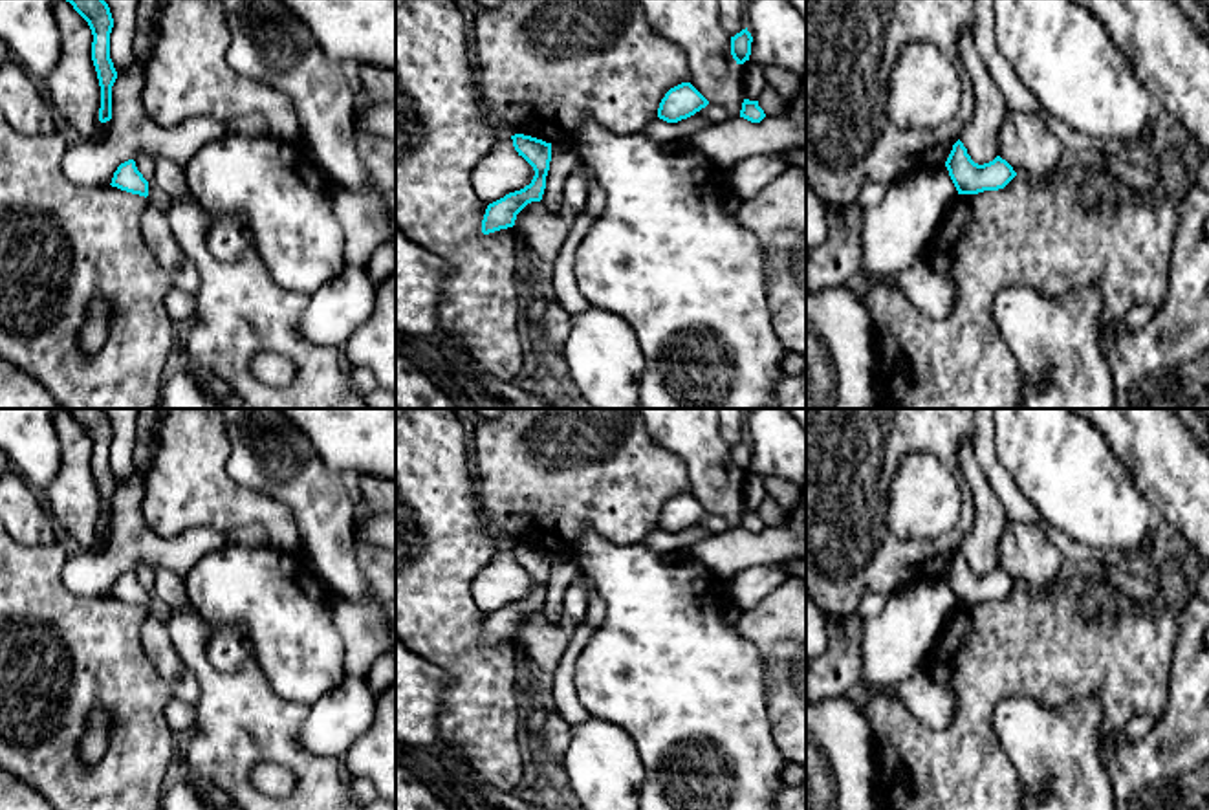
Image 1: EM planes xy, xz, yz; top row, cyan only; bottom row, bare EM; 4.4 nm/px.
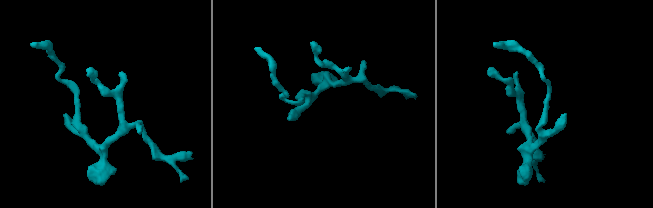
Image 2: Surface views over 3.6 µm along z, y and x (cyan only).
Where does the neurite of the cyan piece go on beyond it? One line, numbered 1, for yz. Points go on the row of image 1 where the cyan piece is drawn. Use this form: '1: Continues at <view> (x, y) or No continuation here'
1: No continuation here

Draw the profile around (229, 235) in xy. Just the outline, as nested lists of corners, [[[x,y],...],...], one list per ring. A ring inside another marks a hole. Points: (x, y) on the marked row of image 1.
[[[209,213],[209,218],[207,246],[218,260],[233,262],[255,246],[247,216],[234,213]]]

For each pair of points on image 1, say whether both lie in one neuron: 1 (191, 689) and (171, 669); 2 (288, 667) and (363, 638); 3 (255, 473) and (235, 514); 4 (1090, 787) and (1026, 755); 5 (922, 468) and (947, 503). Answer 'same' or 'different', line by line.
1: same
2: different
3: different
4: same
5: same

